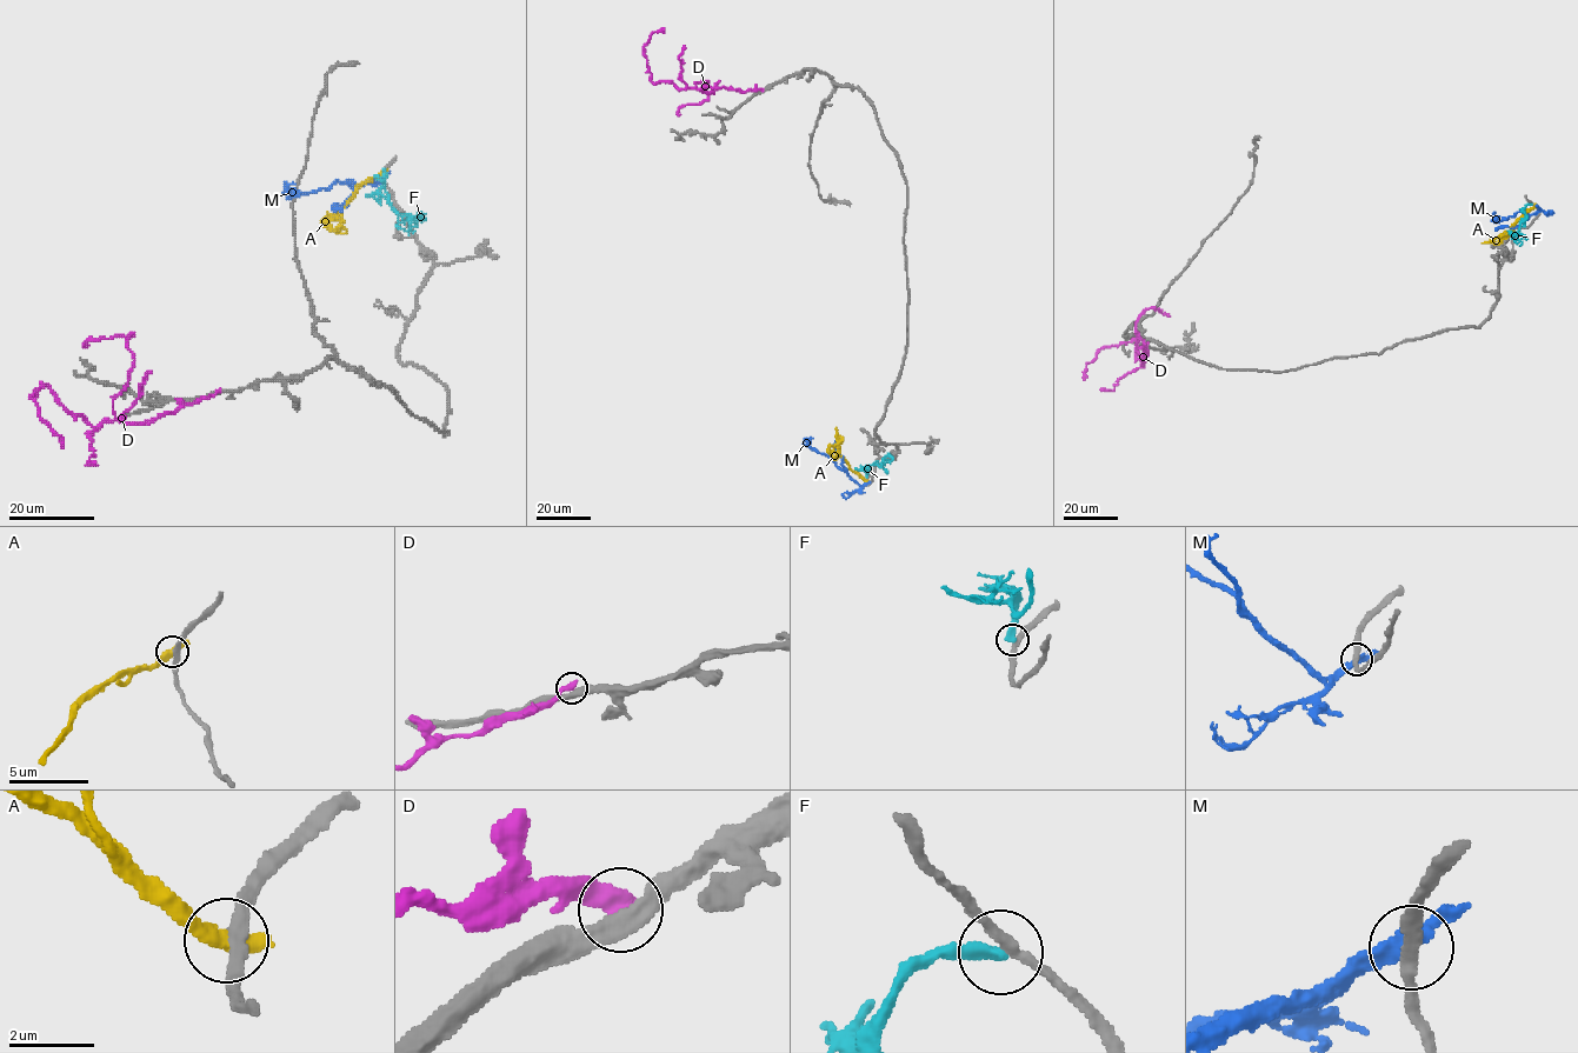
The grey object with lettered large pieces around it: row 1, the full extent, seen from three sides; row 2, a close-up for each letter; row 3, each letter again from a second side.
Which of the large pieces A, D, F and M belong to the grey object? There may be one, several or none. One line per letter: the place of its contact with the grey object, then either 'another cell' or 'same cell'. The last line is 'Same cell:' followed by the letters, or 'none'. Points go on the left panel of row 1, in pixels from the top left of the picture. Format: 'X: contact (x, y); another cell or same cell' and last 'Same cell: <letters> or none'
A: contact (383, 172); another cell
D: contact (219, 391); another cell
F: contact (384, 170); another cell
M: contact (384, 174); another cell
Same cell: none

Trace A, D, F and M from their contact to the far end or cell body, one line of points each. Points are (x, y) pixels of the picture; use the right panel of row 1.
A: (1535, 206), (1497, 244), (1482, 242)
D: (1144, 344), (1143, 366), (1136, 358), (1137, 339), (1100, 348), (1086, 364), (1084, 379)
F: (1531, 205), (1524, 207), (1526, 218), (1517, 235), (1512, 232)
M: (1537, 207), (1540, 210), (1531, 214), (1518, 211), (1499, 221), (1495, 221), (1493, 213)

